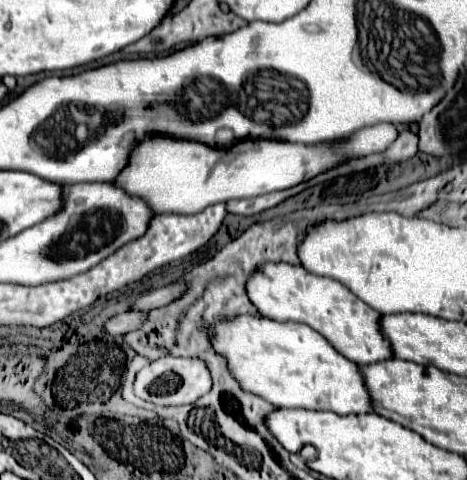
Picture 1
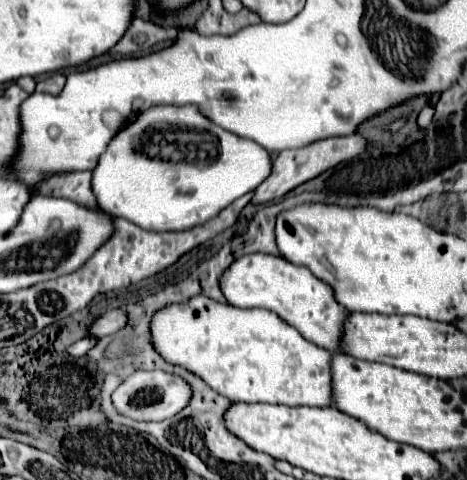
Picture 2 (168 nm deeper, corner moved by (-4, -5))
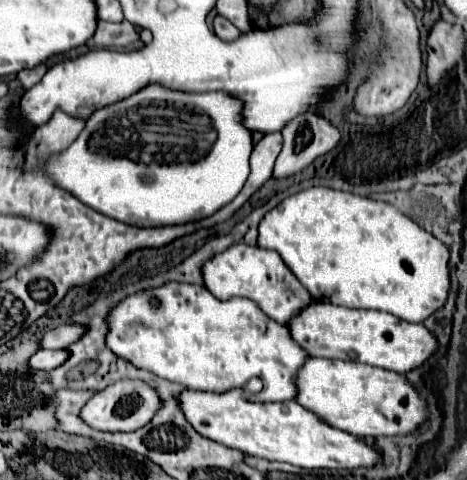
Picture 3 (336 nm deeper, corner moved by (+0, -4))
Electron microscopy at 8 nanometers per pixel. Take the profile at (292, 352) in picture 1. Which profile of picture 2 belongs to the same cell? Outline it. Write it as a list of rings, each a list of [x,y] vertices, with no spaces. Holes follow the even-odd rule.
[[[195,295],[185,303],[171,303],[153,313],[151,325],[153,349],[171,365],[179,365],[201,377],[213,391],[229,401],[243,403],[279,403],[279,405],[331,405],[331,353],[305,337],[267,309],[239,309],[229,303],[213,301],[205,295]]]

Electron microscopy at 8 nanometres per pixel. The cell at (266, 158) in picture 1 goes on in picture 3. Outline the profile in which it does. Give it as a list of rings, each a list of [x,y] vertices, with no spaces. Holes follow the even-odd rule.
[[[147,86],[115,106],[97,110],[79,138],[61,156],[47,164],[47,174],[61,188],[69,190],[83,204],[129,226],[155,228],[177,226],[209,218],[243,188],[249,176],[249,156],[253,150],[251,132],[239,126],[239,102],[227,94],[177,94],[163,86]]]

